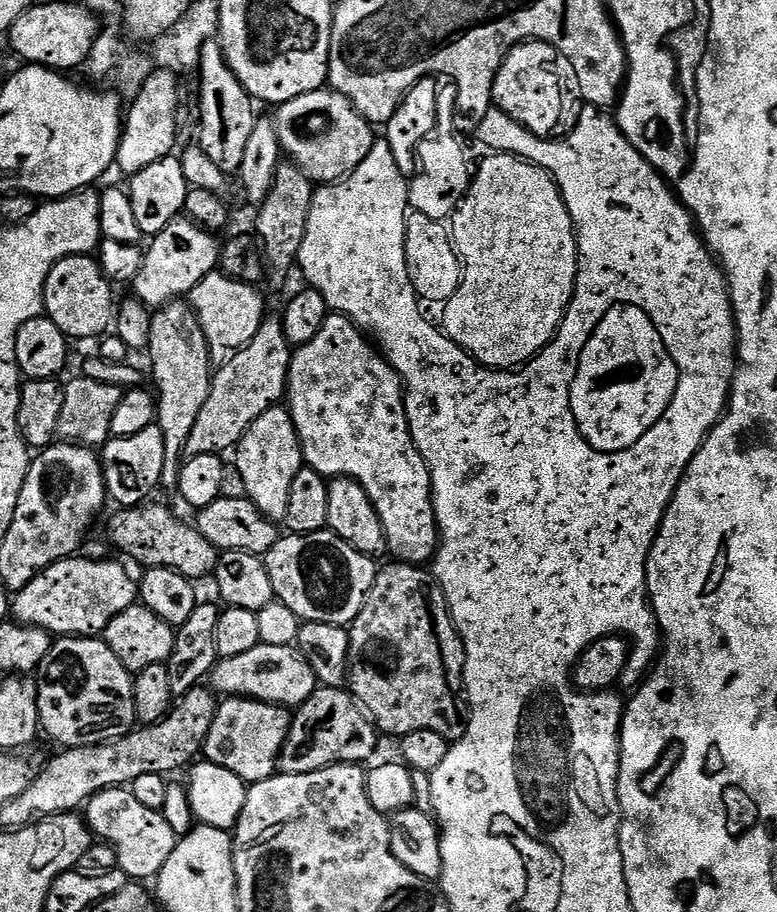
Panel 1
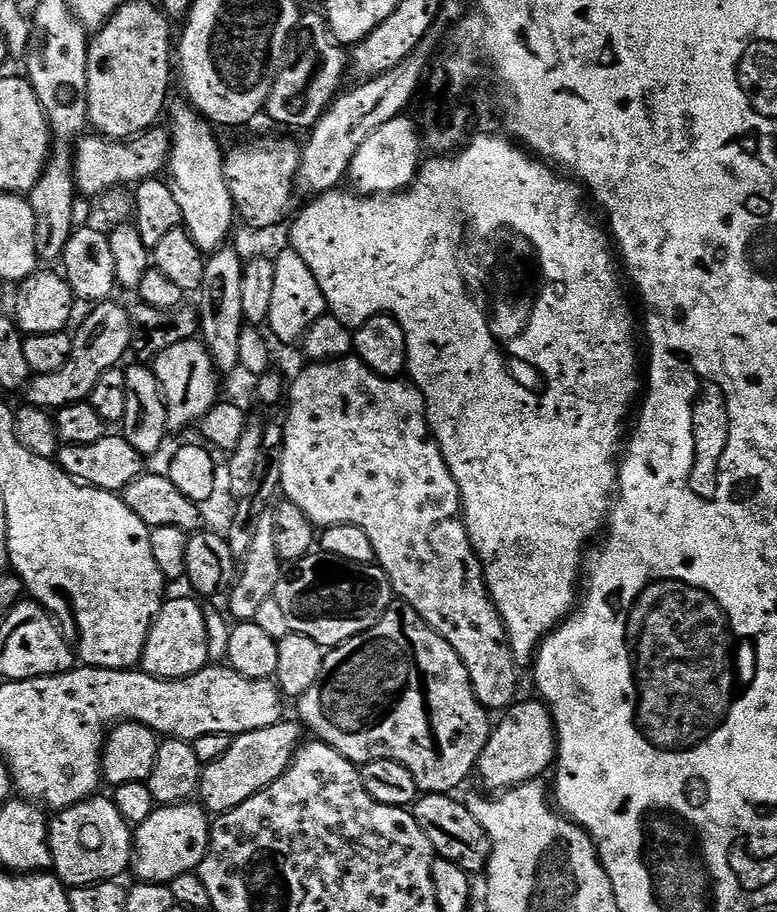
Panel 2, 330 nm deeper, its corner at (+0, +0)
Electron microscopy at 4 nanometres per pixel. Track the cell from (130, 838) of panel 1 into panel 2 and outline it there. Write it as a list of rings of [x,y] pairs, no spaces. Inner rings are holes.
[[[107,795],[89,796],[69,808],[61,808],[51,817],[48,845],[52,851],[55,876],[68,888],[116,880],[129,871],[134,847],[134,832],[118,814],[118,806]]]

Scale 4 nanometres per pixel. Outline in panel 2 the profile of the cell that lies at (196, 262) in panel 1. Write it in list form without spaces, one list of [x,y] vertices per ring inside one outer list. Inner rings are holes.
[[[101,302],[91,309],[92,312],[80,324],[80,329],[74,332],[72,336],[72,353],[66,362],[66,366],[62,366],[62,370],[58,370],[49,376],[33,375],[28,381],[26,395],[28,395],[27,403],[34,408],[42,408],[45,410],[59,410],[70,406],[71,404],[83,404],[91,397],[94,390],[94,382],[98,382],[98,378],[102,378],[102,374],[106,374],[106,370],[117,367],[121,363],[120,359],[130,352],[132,342],[132,321],[130,312],[127,307],[123,308],[120,304],[112,304],[113,302]]]

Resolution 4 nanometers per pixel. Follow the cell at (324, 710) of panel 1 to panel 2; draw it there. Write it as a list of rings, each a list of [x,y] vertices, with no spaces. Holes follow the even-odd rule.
[[[281,722],[274,726],[266,726],[262,730],[243,732],[241,736],[235,737],[226,754],[222,754],[222,758],[203,765],[200,774],[199,803],[213,817],[242,806],[242,802],[273,784],[292,765],[292,757],[302,744],[300,732],[302,733],[302,728],[299,723]]]

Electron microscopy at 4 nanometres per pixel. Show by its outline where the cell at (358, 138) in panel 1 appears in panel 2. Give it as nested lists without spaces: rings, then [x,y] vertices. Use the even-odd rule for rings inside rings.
[[[264,140],[261,144],[244,144],[241,148],[234,149],[232,153],[229,151],[225,155],[226,182],[236,207],[236,215],[241,221],[244,219],[252,228],[272,228],[275,224],[282,223],[284,219],[285,221],[289,219],[293,211],[292,203],[296,200],[295,194],[292,193],[292,184],[294,188],[298,180],[301,151],[301,145],[295,144],[292,140]]]

